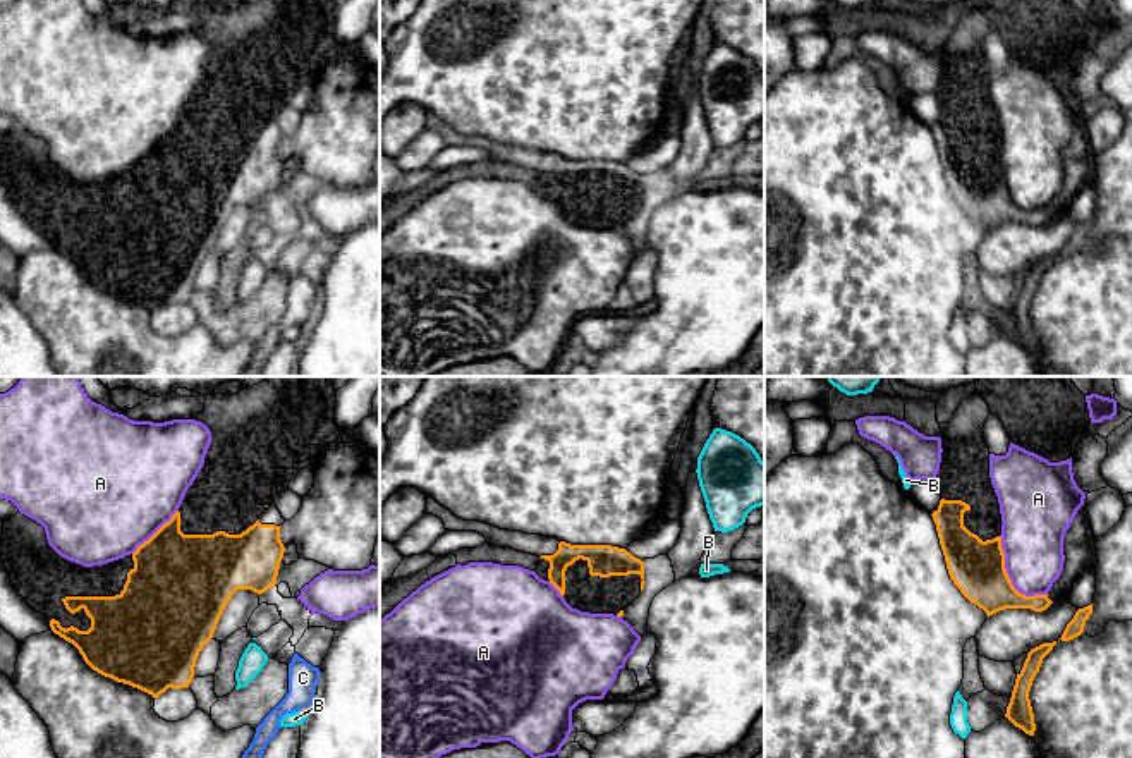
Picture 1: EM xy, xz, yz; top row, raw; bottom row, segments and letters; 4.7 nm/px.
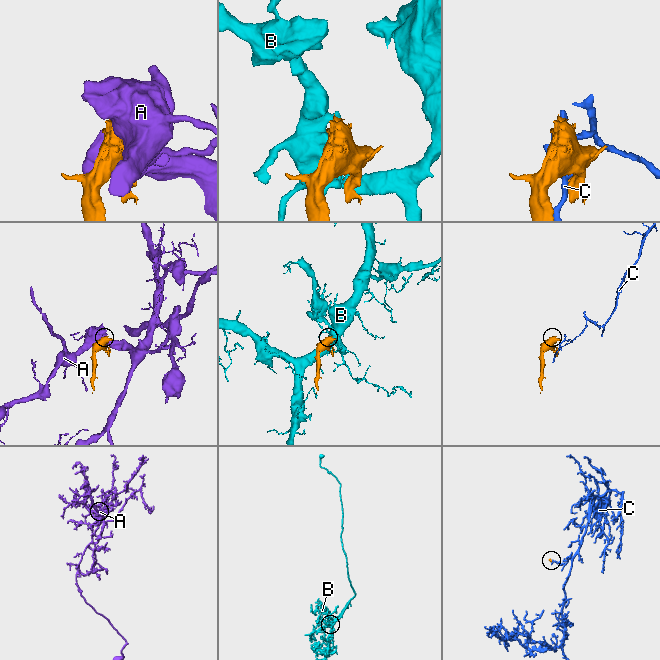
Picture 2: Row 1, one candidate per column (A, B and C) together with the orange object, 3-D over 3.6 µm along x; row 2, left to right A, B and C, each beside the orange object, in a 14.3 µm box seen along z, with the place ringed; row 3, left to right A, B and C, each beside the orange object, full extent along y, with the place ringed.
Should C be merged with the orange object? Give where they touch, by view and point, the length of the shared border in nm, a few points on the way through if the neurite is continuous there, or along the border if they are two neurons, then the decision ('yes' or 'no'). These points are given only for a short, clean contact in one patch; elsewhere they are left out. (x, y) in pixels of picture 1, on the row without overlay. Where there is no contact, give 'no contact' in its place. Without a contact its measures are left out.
xy (304, 323) | 50 nm | along xy (310, 320), (301, 325) | no

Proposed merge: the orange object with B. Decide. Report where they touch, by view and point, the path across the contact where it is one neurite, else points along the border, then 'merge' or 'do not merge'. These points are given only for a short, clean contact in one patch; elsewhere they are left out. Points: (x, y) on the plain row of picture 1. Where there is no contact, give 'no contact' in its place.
meets orange in xy at (303, 330); do not merge

